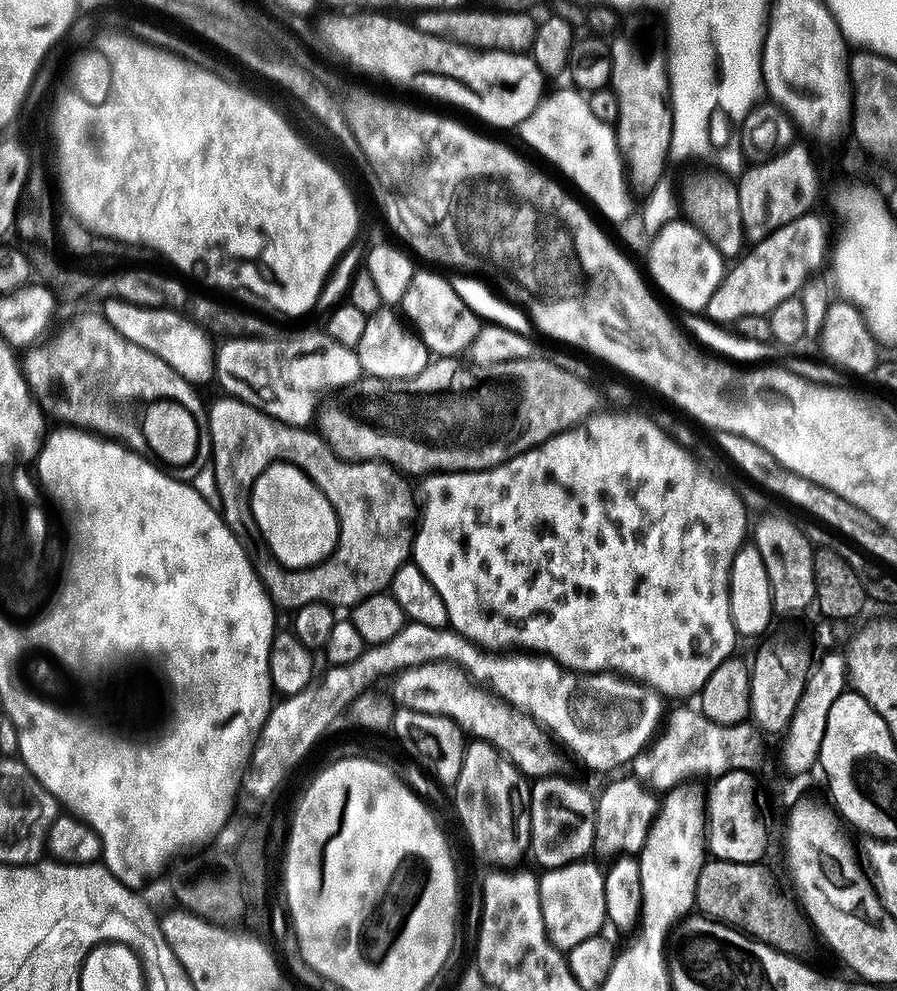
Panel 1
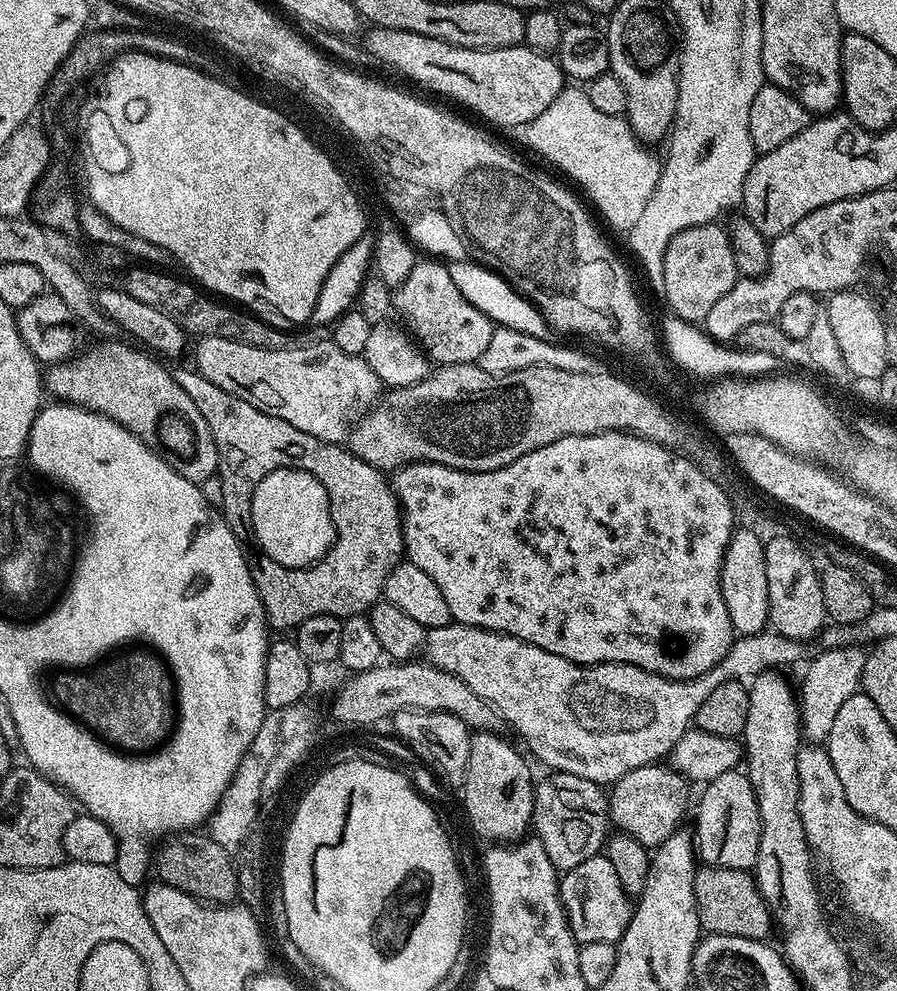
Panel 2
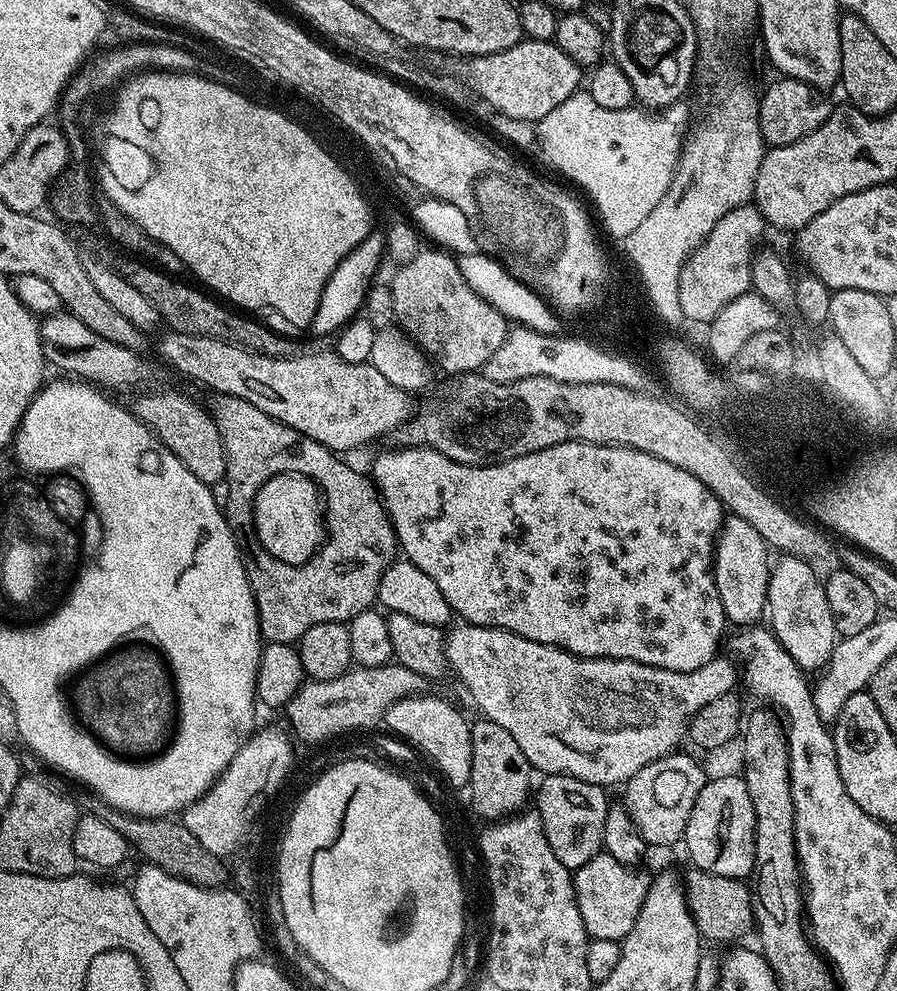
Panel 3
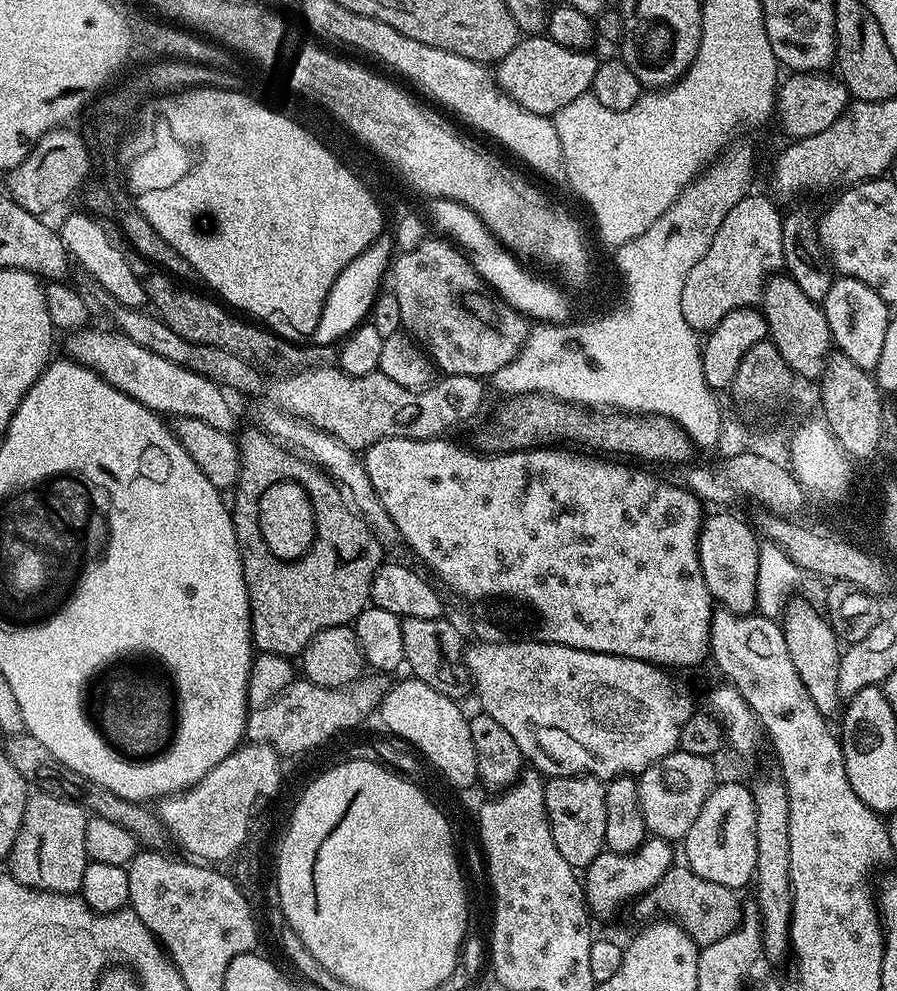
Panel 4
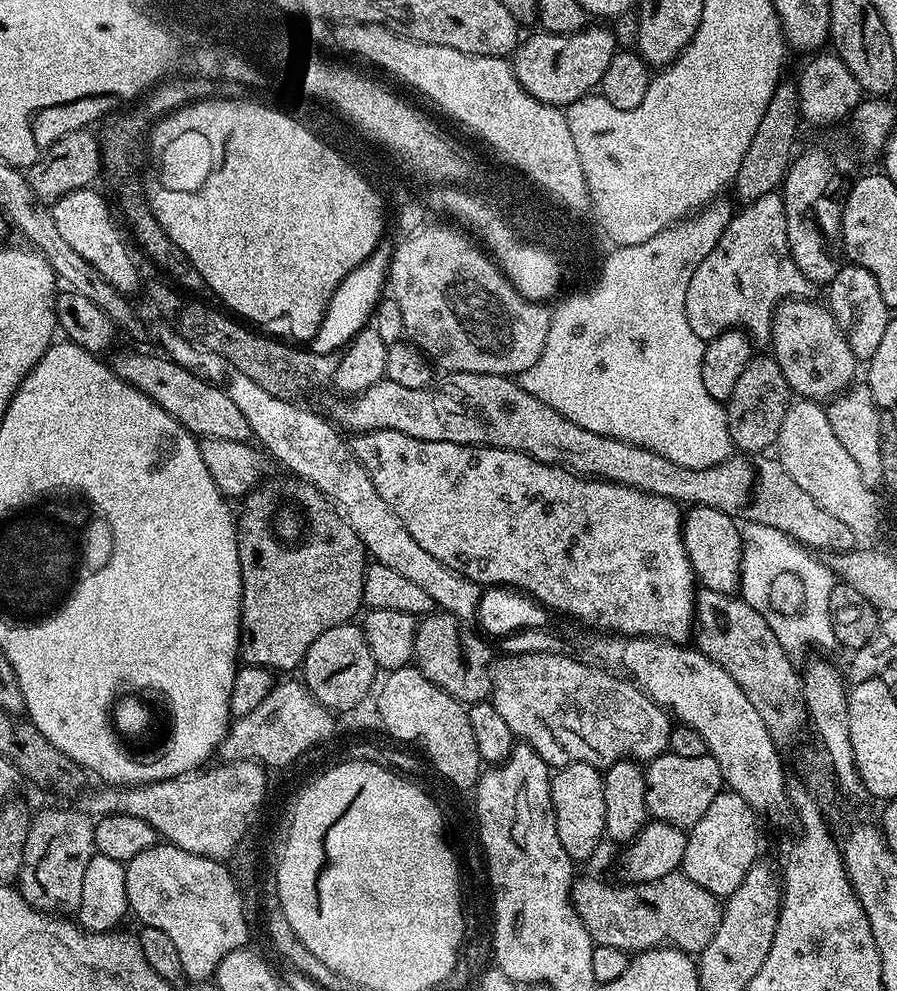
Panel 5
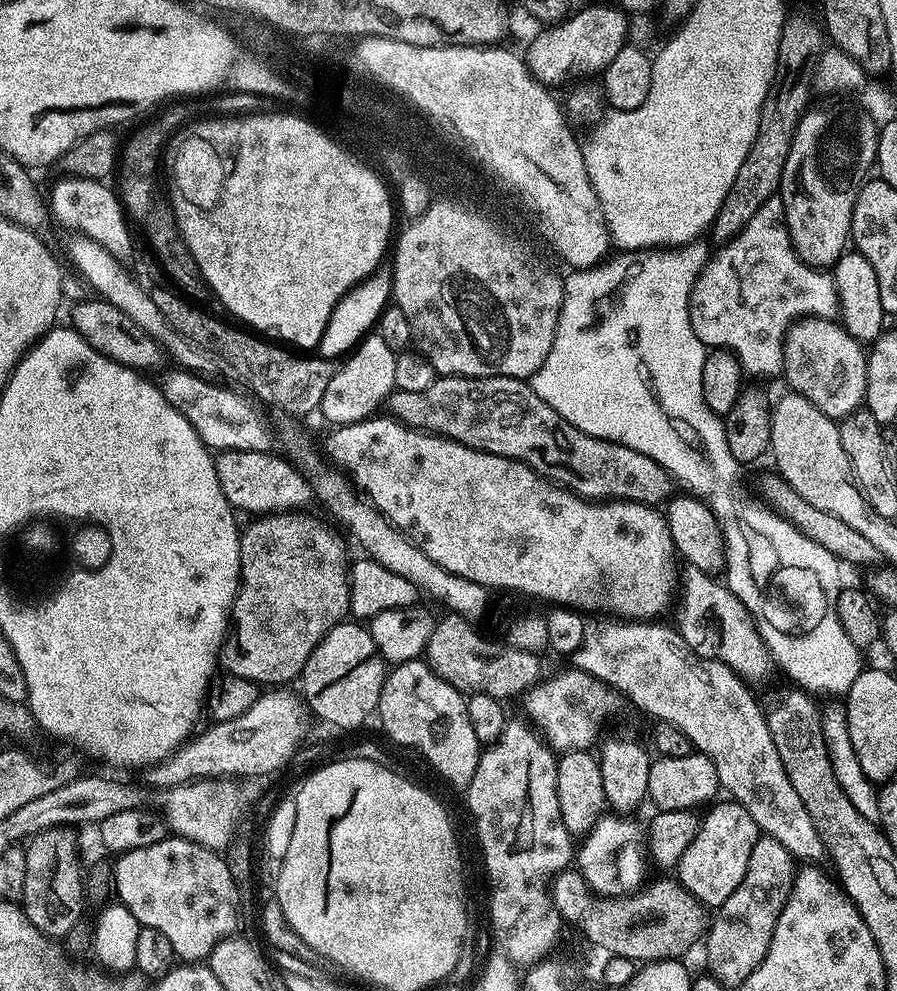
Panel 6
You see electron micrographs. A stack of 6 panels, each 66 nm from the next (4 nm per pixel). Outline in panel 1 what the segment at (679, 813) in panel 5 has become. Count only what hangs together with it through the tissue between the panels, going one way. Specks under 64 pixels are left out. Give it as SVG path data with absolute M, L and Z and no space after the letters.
M625 774L621 780L610 781L596 801L595 855L615 858L621 854L639 854L660 806L657 793L647 784L640 783L635 776Z

